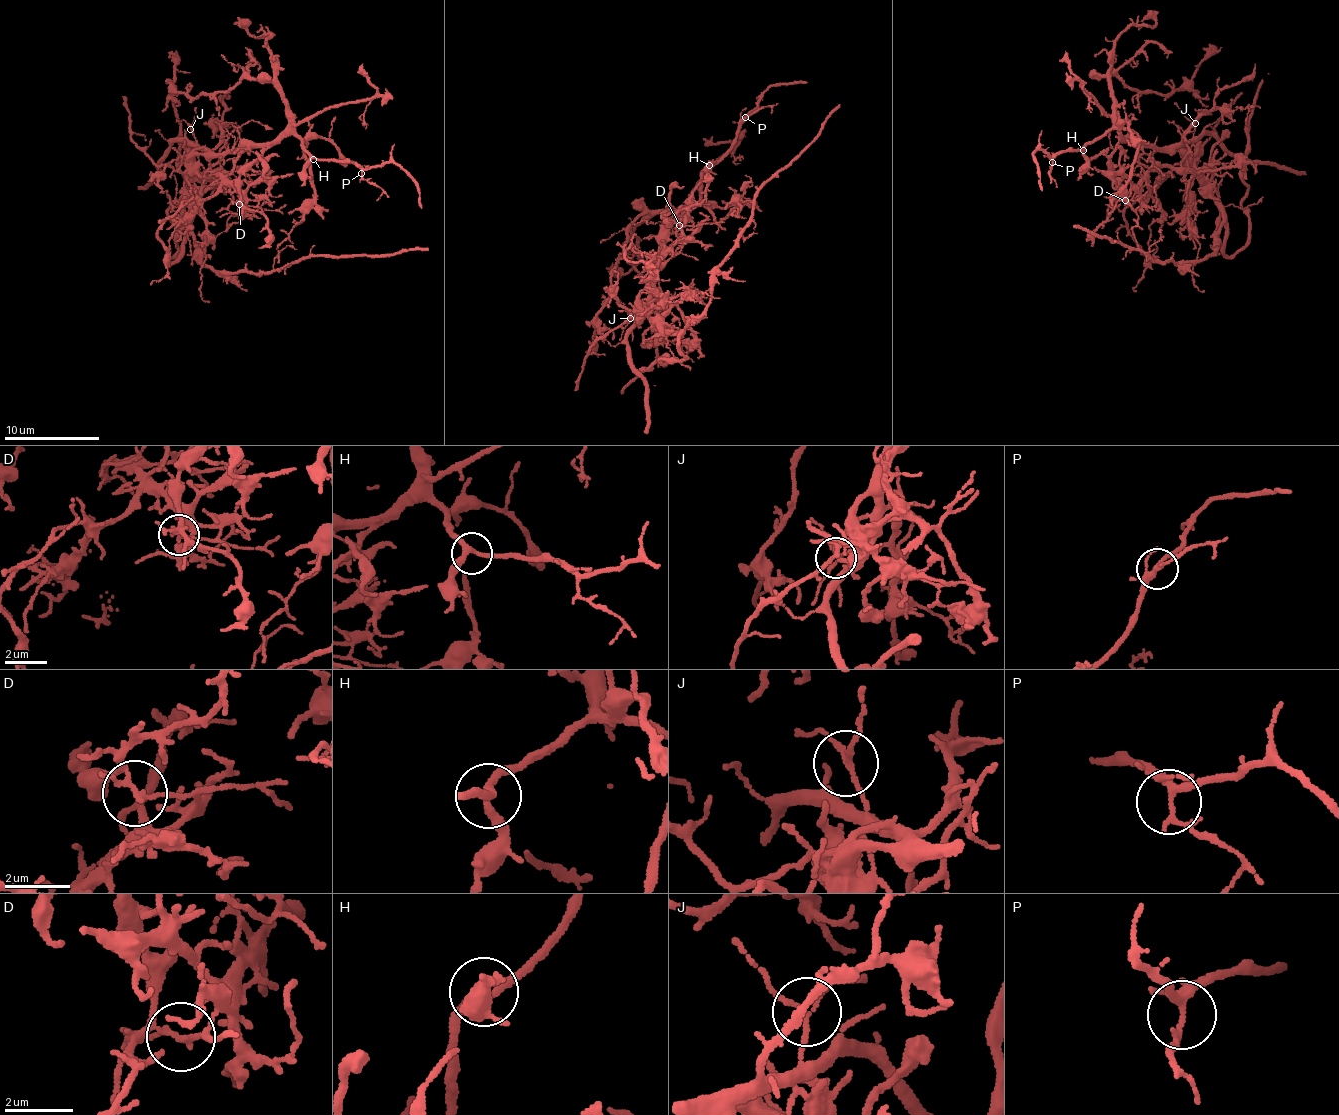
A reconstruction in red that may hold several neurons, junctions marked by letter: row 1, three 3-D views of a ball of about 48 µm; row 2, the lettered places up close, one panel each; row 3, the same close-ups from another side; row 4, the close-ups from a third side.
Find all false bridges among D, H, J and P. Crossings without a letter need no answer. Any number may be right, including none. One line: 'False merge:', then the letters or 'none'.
False merge: D

